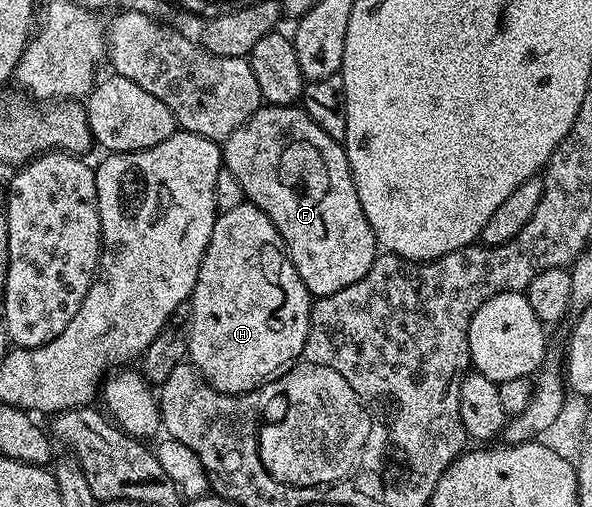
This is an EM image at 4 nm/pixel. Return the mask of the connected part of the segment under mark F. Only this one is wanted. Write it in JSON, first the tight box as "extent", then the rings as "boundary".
{"extent":[222,104,380,298],"boundary":[[[263,104],[222,145],[224,168],[232,171],[244,187],[249,204],[256,206],[276,227],[282,236],[282,244],[290,262],[296,267],[304,287],[315,298],[327,297],[344,287],[352,287],[372,267],[380,252],[378,240],[360,207],[360,195],[356,195],[356,183],[352,179],[350,164],[343,142],[333,141],[308,114],[294,105]]]}

